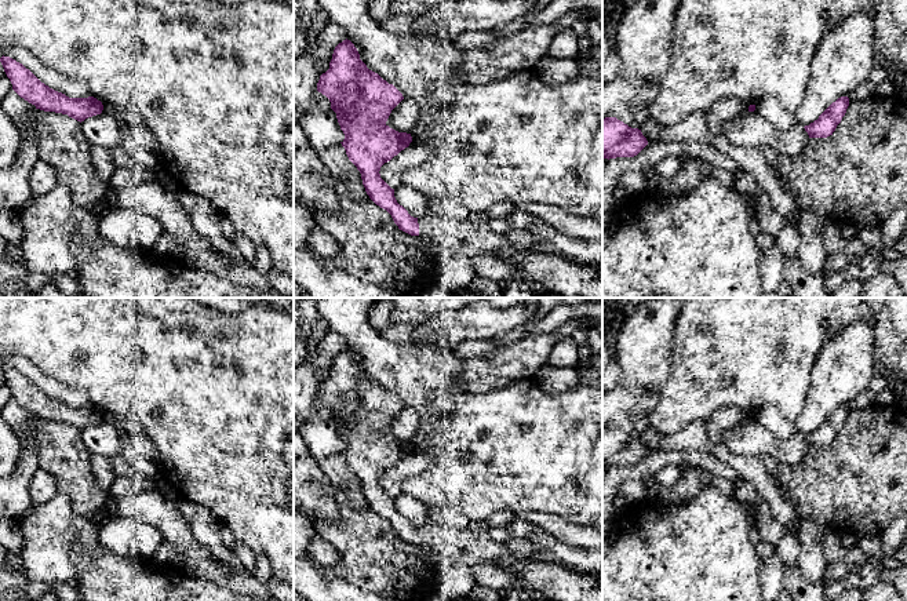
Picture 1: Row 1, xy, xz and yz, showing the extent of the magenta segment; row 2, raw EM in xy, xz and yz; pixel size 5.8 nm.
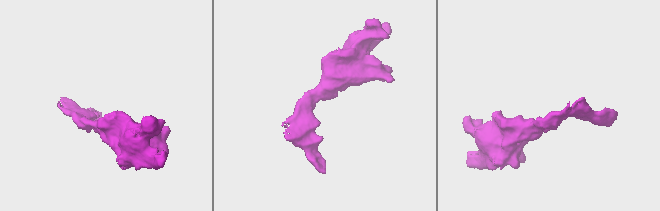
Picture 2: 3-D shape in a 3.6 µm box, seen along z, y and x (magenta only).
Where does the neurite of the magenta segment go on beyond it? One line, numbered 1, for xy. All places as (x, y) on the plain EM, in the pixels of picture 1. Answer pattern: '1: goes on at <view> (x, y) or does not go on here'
1: does not go on here

